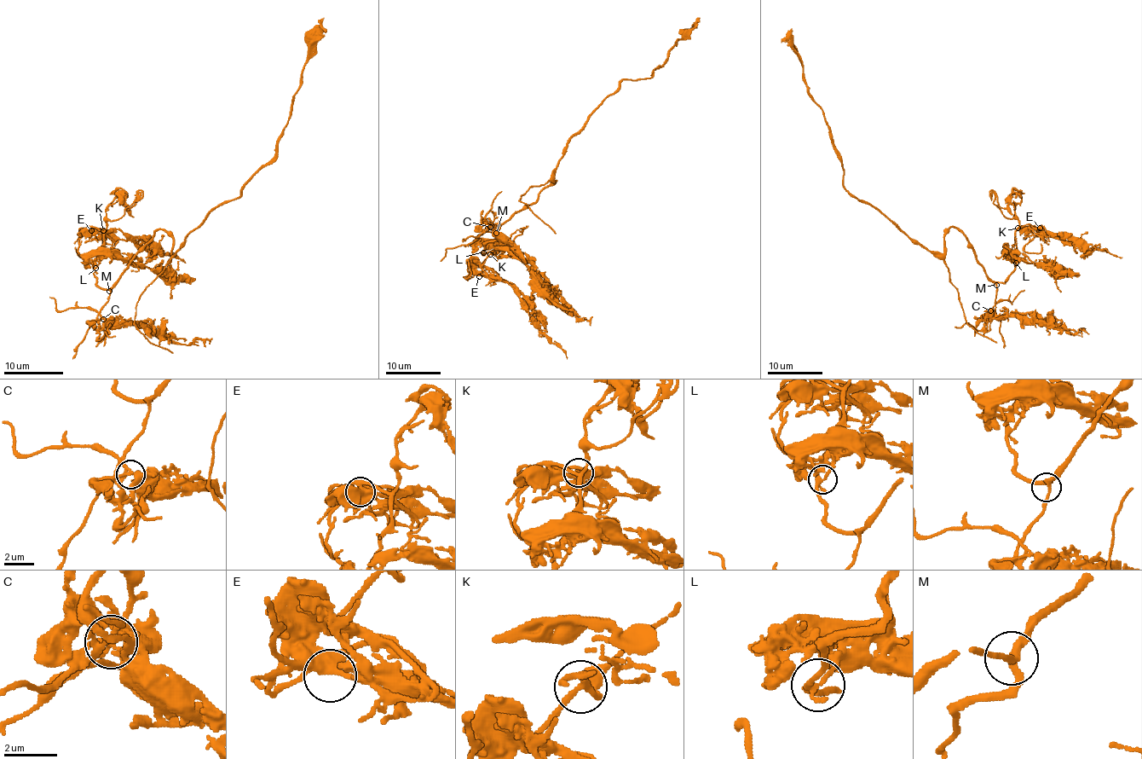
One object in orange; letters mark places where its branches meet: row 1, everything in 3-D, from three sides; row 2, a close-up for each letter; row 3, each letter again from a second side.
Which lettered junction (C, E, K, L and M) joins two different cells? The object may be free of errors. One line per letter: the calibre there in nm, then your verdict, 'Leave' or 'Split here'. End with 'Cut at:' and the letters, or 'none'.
C: Thickness 280 nm. Leave
E: Thickness 360 nm. Leave
K: Thickness 220 nm. Leave
L: Thickness 200 nm. Leave
M: Thickness 240 nm. Leave
Cut at: none

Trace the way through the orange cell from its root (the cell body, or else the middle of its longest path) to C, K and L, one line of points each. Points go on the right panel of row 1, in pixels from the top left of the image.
C: (944, 247), (944, 234), (952, 227), (966, 238), (985, 275), (996, 286), (995, 305), (991, 311)
K: (944, 247), (944, 234), (955, 227), (966, 238), (984, 272), (992, 281), (1003, 281), (1016, 265), (1017, 228)
L: (944, 247), (944, 234), (955, 227), (966, 238), (984, 272), (995, 281), (1003, 281), (1016, 263)

